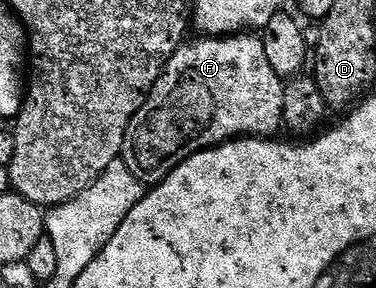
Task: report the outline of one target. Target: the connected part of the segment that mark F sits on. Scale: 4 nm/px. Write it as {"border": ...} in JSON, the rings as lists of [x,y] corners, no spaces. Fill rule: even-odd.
{"border":[[[235,34],[202,38],[199,44],[190,43],[183,43],[176,54],[172,54],[166,71],[154,84],[142,109],[132,118],[124,138],[120,158],[143,186],[153,186],[168,178],[168,174],[172,174],[180,162],[205,148],[217,148],[219,144],[239,138],[274,138],[279,135],[278,128],[283,127],[286,86],[283,77],[272,70],[268,54],[264,54],[264,42],[257,35]]]}

